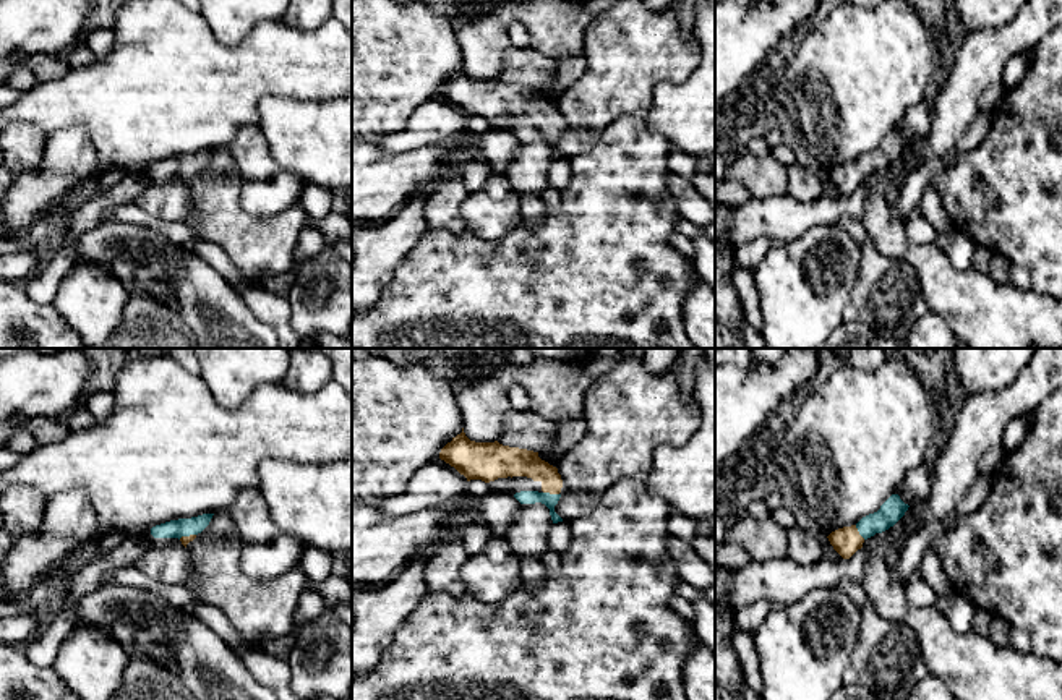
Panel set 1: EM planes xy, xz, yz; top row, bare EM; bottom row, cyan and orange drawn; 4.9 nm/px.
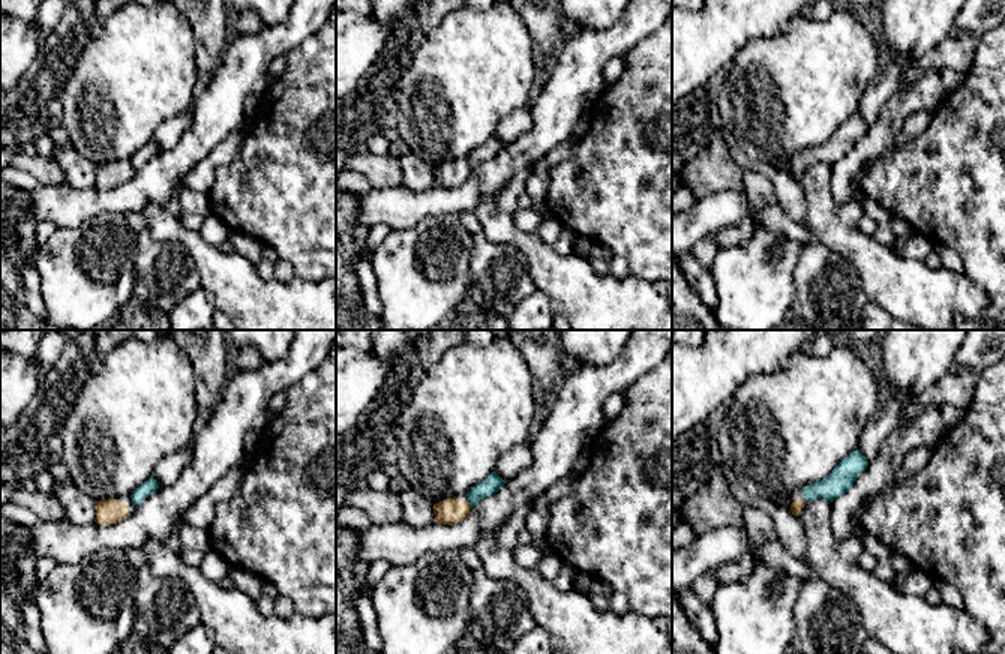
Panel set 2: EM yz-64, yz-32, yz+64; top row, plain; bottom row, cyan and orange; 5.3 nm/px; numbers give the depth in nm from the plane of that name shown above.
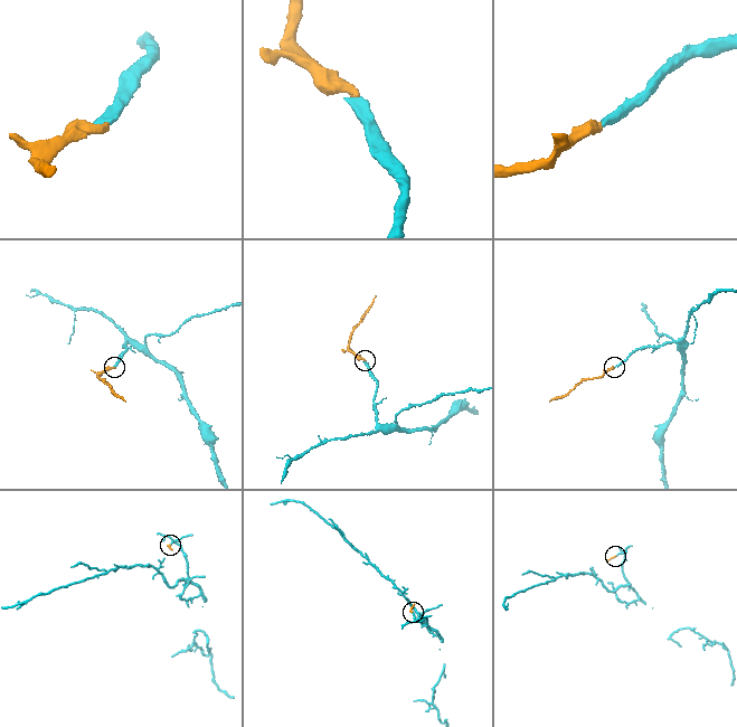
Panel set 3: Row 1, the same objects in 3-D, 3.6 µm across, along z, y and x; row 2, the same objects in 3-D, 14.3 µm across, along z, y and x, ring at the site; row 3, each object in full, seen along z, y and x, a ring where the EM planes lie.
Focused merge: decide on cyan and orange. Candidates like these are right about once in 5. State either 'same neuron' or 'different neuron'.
same neuron

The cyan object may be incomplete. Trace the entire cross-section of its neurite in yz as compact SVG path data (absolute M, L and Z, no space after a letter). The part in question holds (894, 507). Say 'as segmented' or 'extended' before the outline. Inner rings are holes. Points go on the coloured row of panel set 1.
extended; M892 494L877 512L863 517L856 525L832 531L827 538L843 559L850 559L867 538L893 527L908 507L898 494Z

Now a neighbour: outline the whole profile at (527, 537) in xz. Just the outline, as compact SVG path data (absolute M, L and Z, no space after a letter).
M520 504L512 525L503 538L520 561L542 559L548 548L551 523L550 509L545 504Z

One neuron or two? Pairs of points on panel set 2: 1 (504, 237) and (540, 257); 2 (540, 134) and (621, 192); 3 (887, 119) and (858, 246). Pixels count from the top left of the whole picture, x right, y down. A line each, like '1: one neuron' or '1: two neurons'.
1: one neuron
2: two neurons
3: two neurons

